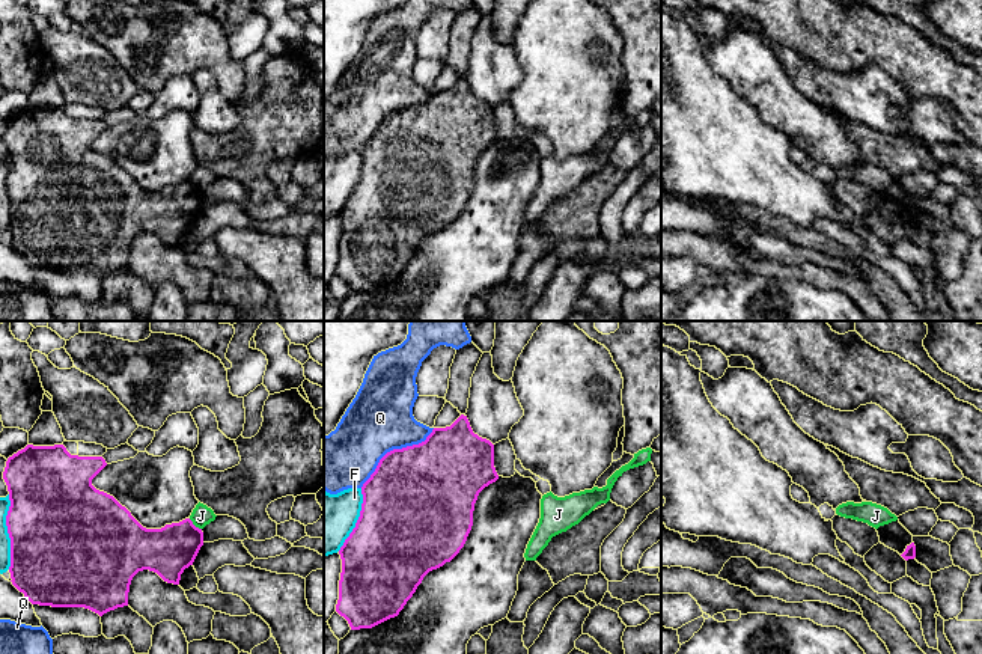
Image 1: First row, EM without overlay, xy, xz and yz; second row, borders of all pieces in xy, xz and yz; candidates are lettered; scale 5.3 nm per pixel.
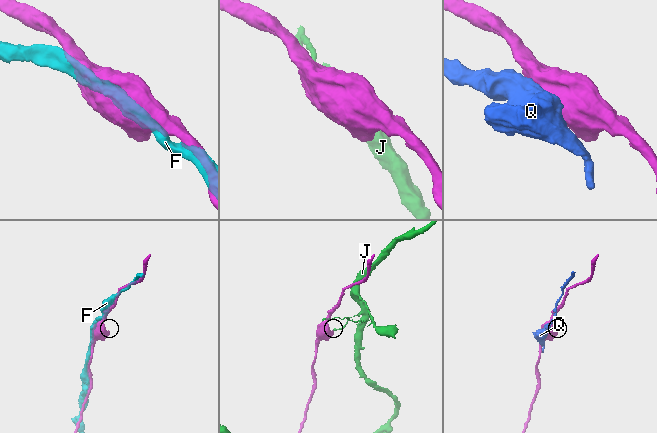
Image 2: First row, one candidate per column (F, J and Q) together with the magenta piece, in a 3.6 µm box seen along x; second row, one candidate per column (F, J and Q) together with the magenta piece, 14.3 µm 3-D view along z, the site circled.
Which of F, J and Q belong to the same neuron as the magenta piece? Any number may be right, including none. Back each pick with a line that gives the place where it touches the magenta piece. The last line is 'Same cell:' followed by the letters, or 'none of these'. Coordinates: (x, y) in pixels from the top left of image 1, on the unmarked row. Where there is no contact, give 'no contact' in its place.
Same cell: none of these

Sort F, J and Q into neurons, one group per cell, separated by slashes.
F / J / Q

